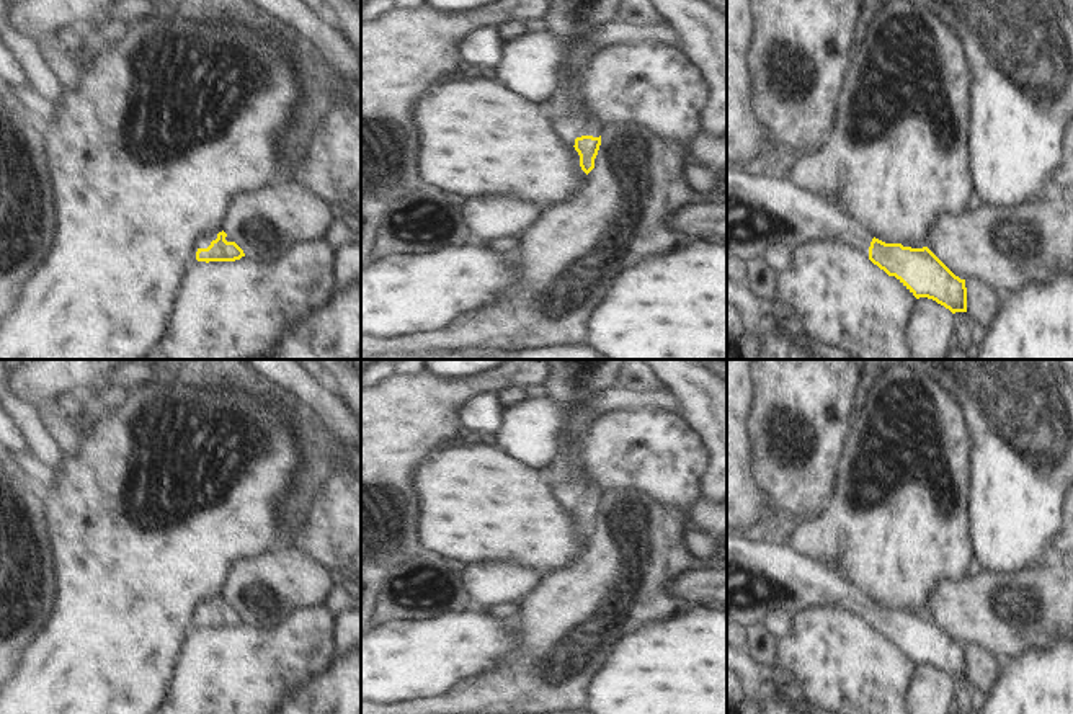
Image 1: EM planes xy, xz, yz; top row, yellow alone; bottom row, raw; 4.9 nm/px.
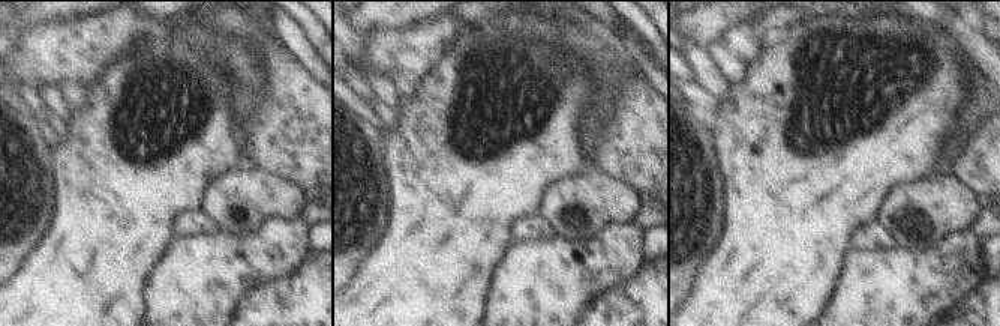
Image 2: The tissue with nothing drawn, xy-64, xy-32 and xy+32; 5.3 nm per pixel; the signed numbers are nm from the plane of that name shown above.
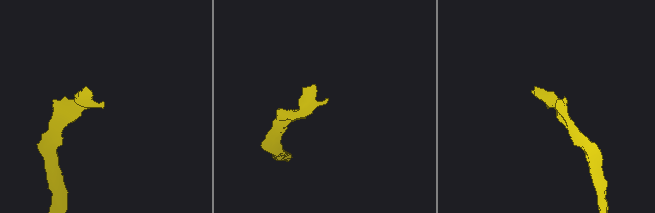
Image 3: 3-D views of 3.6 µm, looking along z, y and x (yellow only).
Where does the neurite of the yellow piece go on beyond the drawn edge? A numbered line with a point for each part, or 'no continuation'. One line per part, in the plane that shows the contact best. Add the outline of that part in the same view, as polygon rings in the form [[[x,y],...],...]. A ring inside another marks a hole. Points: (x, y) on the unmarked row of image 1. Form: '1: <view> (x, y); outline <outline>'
1: xz (575, 386); outline [[[541,359],[549,364],[545,397],[560,407],[559,456],[545,471],[563,505],[599,503],[601,484],[577,462],[580,443],[599,418],[598,399],[617,387],[617,374],[630,359]]]

